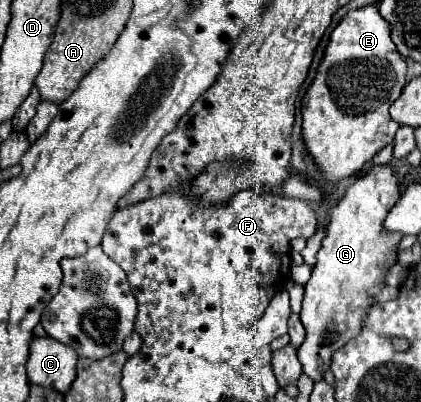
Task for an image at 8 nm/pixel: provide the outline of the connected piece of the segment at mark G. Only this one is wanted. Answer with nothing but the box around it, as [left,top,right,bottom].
[297,165,403,381]

